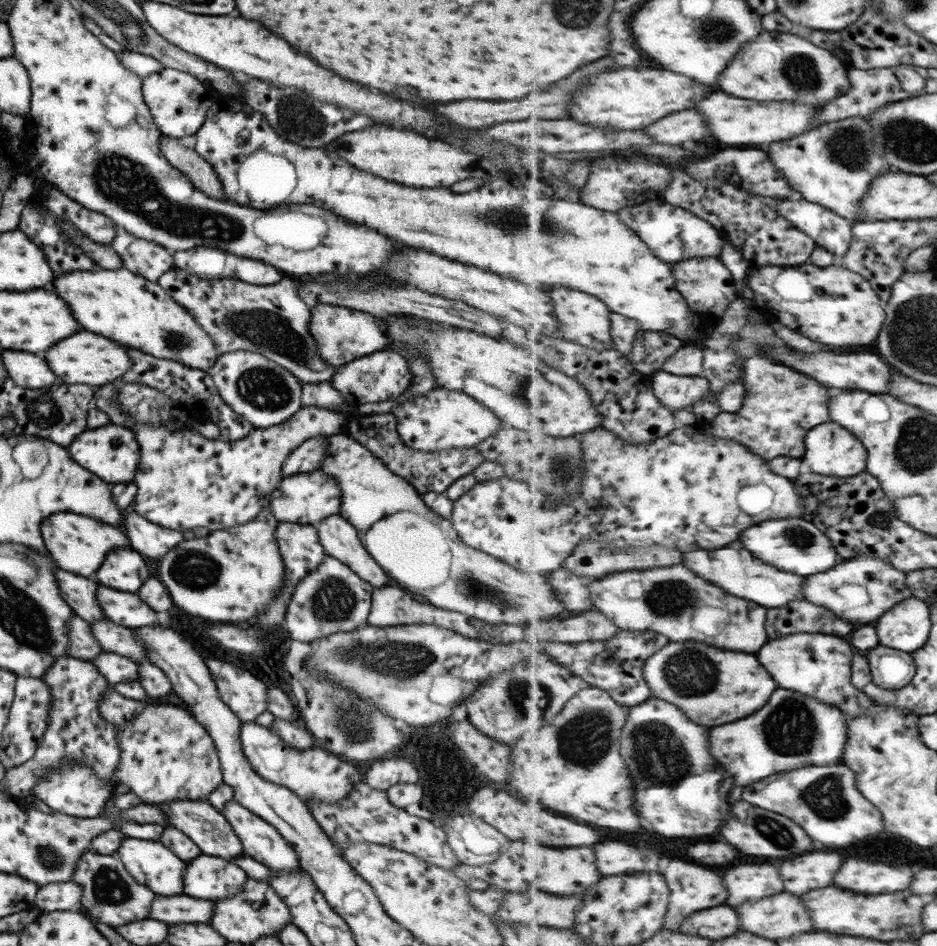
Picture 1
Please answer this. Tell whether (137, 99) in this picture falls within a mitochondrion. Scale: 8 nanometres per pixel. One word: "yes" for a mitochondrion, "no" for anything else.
no

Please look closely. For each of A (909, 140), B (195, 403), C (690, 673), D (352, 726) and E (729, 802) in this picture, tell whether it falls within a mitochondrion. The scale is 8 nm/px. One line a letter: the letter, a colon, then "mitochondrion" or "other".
A: mitochondrion
B: other
C: mitochondrion
D: mitochondrion
E: other

